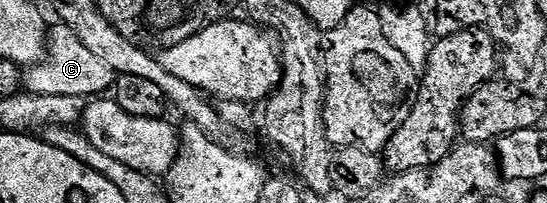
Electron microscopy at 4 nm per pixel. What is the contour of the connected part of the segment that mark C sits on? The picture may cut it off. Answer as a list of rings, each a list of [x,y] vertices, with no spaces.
[[[56,22],[49,31],[45,58],[34,64],[26,72],[25,87],[32,95],[57,97],[58,95],[81,95],[84,97],[99,97],[110,92],[115,86],[116,74],[105,61],[99,60],[95,54],[85,49],[81,37],[73,29],[62,22]]]

